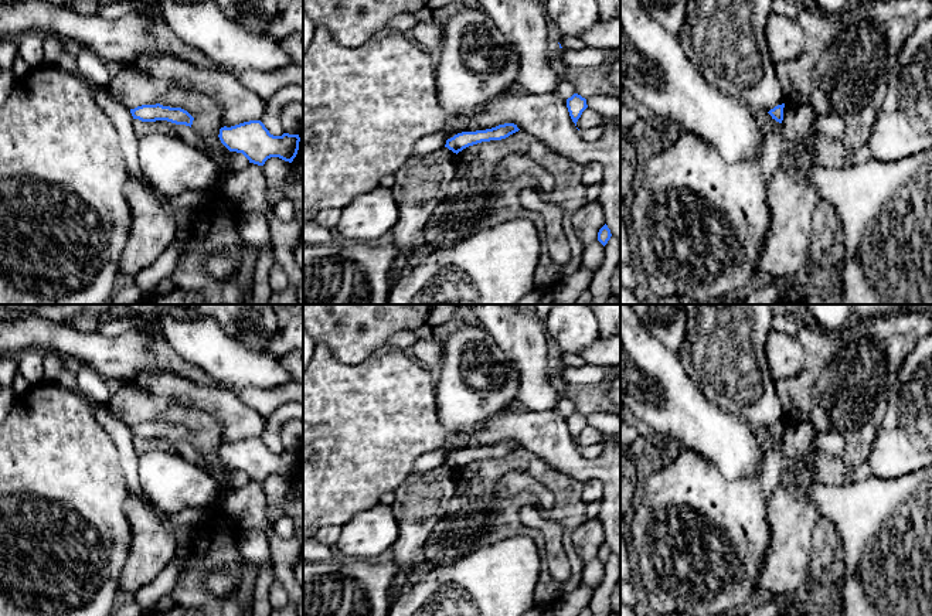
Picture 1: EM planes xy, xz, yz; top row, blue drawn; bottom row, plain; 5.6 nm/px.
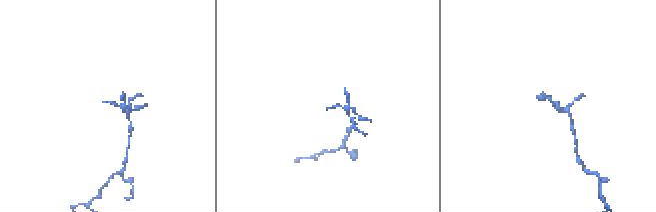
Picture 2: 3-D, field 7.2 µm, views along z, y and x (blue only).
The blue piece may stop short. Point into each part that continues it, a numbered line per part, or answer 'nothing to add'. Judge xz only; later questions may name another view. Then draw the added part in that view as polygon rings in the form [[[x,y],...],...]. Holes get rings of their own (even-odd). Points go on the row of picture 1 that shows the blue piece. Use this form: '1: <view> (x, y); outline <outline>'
nothing to add

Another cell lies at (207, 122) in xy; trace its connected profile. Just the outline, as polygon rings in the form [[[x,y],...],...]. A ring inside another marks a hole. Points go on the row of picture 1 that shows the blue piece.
[[[171,88],[161,96],[160,105],[187,110],[194,118],[191,129],[205,147],[220,153],[229,152],[218,137],[224,127],[222,115],[210,96]]]

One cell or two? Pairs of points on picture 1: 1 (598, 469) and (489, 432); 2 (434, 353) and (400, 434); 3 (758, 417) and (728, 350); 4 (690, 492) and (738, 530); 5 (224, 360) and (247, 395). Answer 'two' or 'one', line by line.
1: one
2: two
3: one
4: one
5: two

